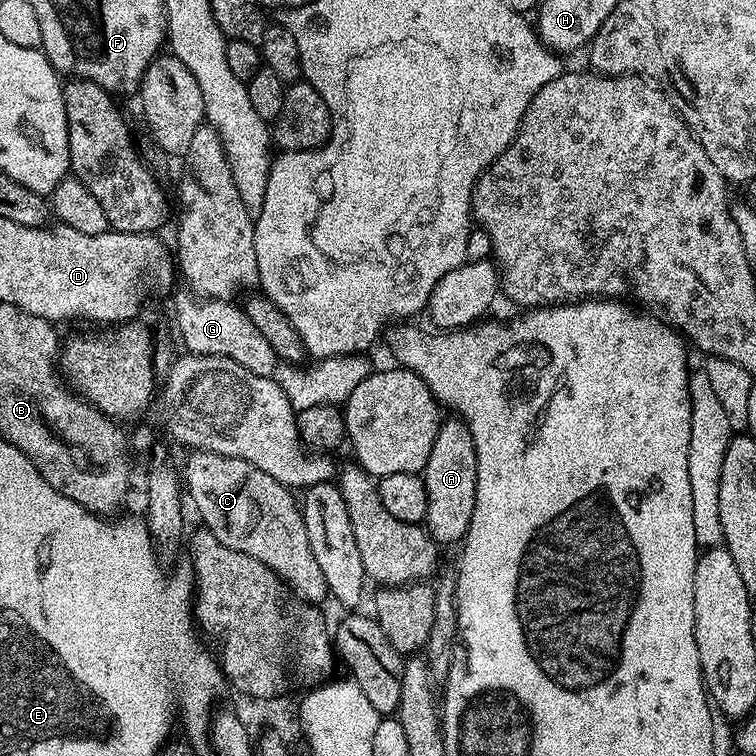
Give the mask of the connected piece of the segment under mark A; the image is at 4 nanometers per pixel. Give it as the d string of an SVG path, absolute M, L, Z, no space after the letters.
M459 418L445 419L440 425L438 434L434 438L434 446L430 446L430 458L426 462L422 473L424 489L426 490L426 506L424 507L423 527L437 545L452 544L463 541L468 533L470 518L474 508L474 494L476 493L476 451L470 438L470 430Z

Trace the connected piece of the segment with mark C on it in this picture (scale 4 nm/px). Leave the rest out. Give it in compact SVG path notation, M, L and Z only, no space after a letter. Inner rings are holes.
M192 450L187 453L188 461L182 468L182 484L186 489L187 499L192 499L196 512L200 515L199 523L208 529L223 546L244 552L256 558L280 577L285 585L288 584L309 605L319 605L323 596L329 595L326 578L322 578L322 570L318 570L318 562L314 562L314 554L310 550L310 542L306 538L304 513L293 493L282 482L270 478L258 466L250 466L242 458L230 458L213 452Z

